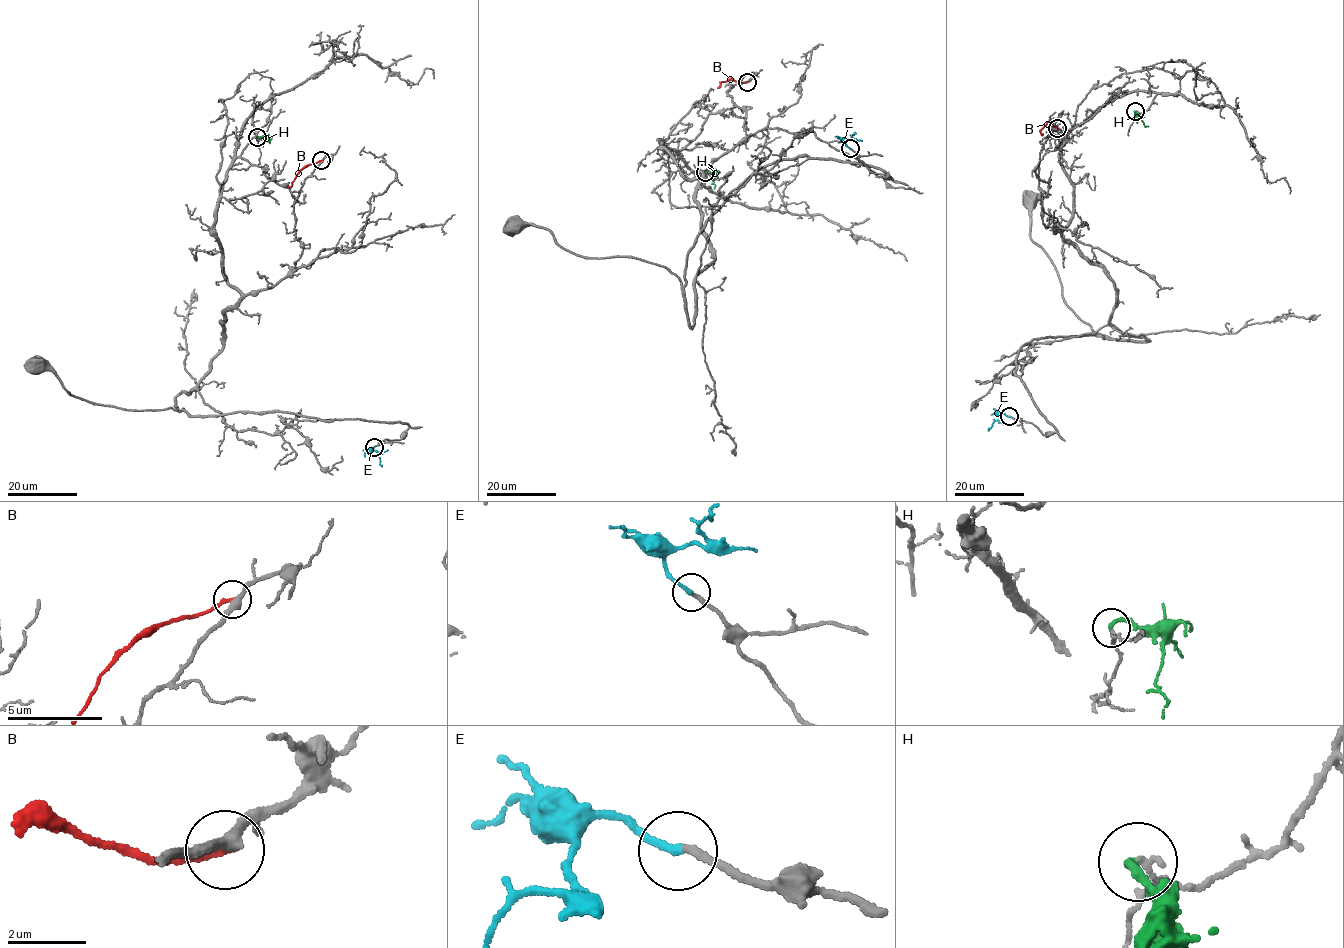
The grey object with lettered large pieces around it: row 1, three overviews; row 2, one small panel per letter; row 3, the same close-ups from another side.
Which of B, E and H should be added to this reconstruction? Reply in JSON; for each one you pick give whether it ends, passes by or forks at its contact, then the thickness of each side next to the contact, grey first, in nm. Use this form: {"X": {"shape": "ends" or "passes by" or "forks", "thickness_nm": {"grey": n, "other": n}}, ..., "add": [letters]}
{"E": {"shape": "ends", "thickness_nm": {"grey": 180, "other": 200}}, "add": ["E"]}

